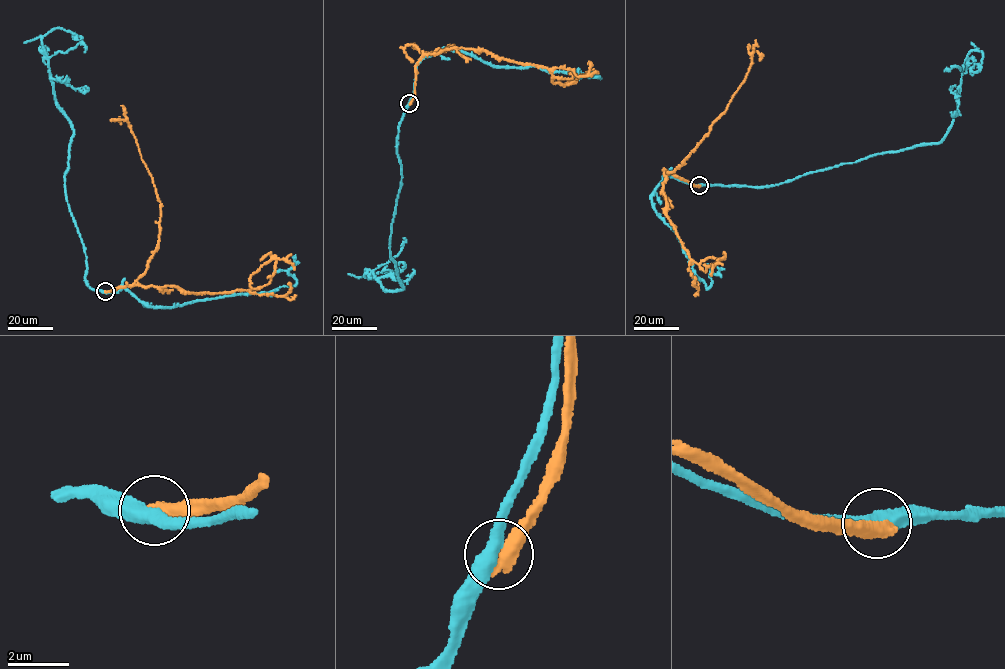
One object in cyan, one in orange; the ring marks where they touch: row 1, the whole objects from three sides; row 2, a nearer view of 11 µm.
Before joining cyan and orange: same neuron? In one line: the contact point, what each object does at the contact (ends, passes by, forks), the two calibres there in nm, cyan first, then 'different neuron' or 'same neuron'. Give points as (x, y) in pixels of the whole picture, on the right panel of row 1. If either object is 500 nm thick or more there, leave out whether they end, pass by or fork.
(699, 185) | 440/550 nm | different neuron

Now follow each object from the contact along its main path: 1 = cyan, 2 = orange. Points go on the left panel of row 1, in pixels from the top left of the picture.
1: (105, 291), (85, 280), (64, 177), (74, 131), (55, 100), (41, 39), (56, 28), (82, 39), (77, 35)
2: (105, 291), (132, 284), (143, 274), (160, 230), (160, 202), (152, 177), (129, 124), (114, 119), (121, 124)

